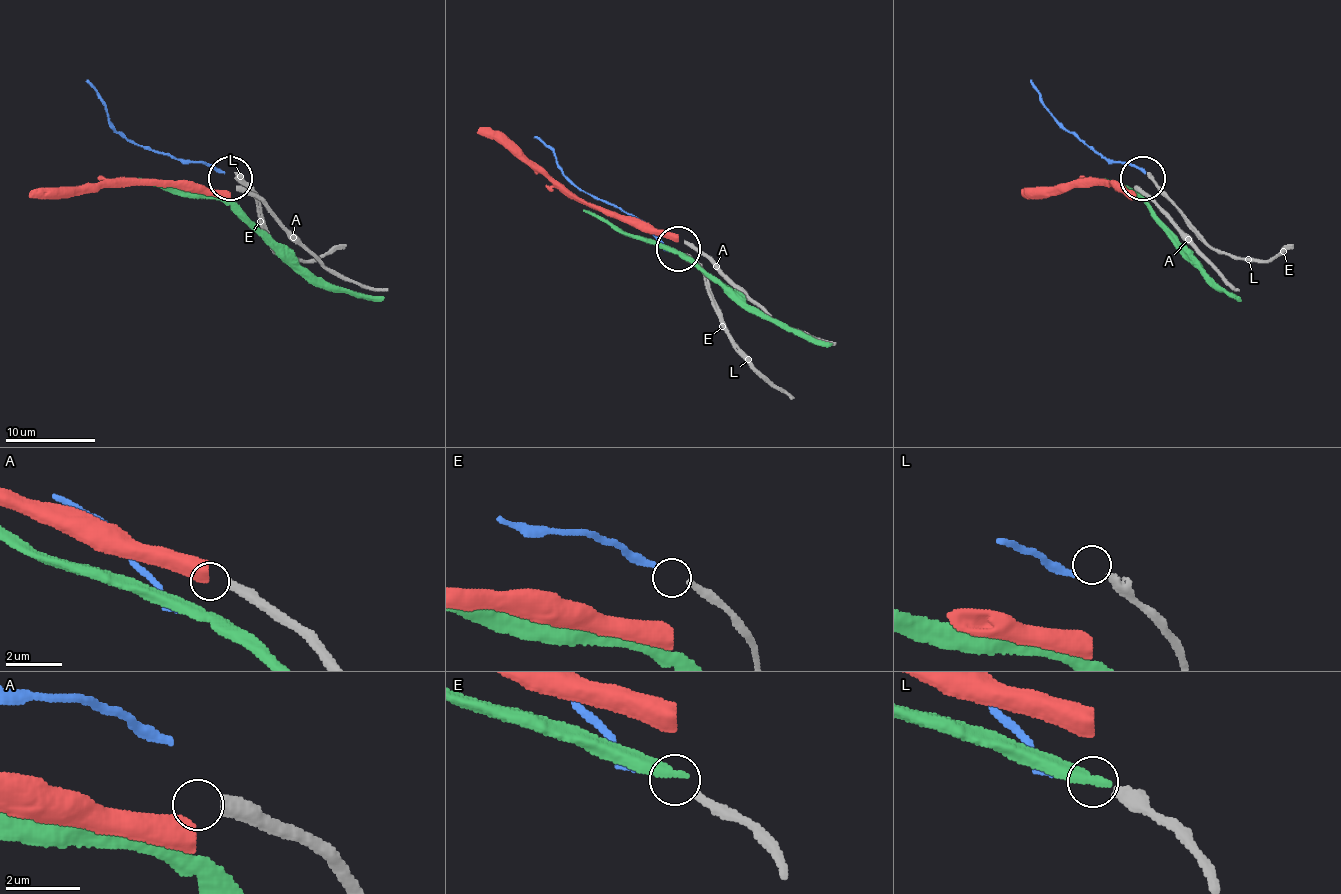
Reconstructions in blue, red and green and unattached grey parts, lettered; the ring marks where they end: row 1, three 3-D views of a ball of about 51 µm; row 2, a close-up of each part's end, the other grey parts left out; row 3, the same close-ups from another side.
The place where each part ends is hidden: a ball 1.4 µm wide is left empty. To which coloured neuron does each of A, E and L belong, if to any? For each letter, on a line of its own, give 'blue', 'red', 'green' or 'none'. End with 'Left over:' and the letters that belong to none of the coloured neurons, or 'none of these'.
A: none
E: none
L: none
Left over: A, E, L

